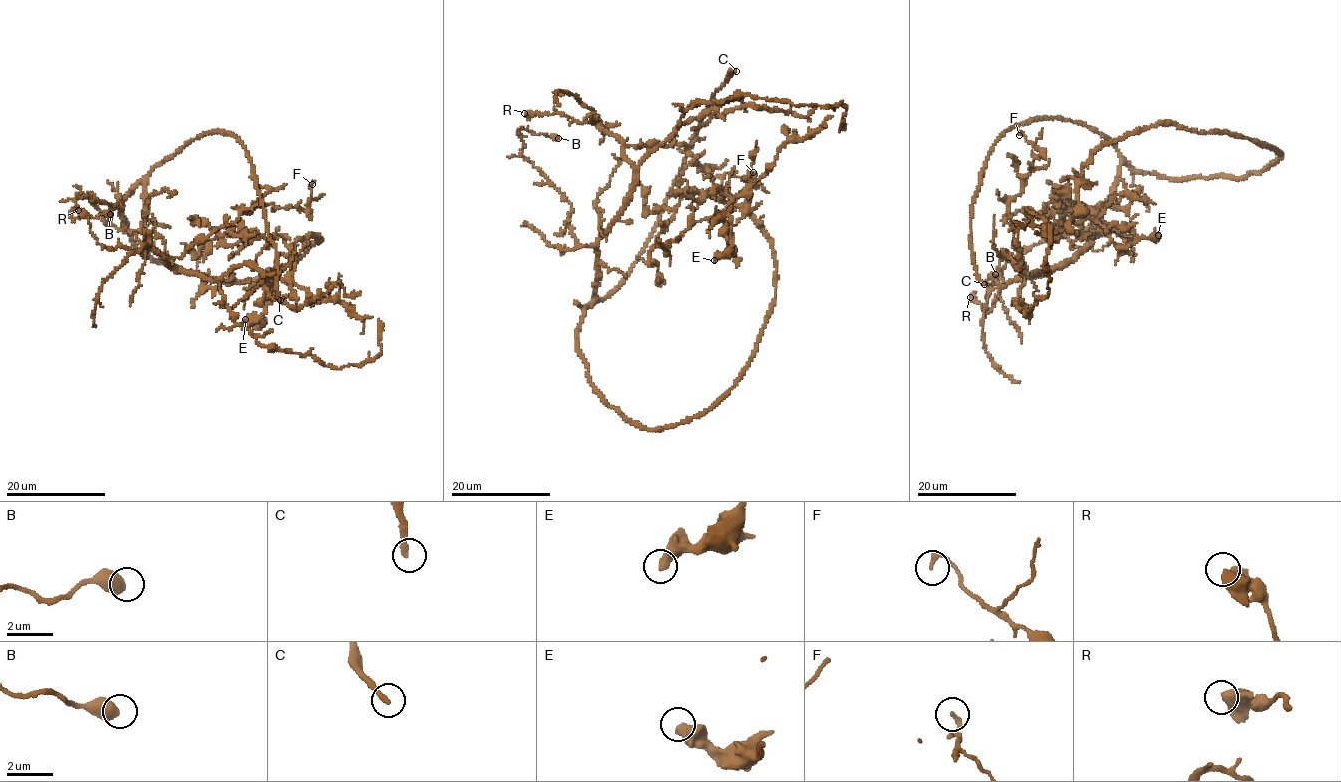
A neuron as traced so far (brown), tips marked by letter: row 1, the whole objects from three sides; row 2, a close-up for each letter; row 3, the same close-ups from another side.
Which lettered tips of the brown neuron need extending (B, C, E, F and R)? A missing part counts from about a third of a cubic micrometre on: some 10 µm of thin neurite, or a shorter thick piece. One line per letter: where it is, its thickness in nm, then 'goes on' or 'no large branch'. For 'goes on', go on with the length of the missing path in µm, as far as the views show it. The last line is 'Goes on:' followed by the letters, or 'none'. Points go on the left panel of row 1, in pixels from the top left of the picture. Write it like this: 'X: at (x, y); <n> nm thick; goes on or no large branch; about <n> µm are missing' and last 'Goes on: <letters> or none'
B: at (110, 214); 550 nm thick; no large branch
C: at (280, 300); 240 nm thick; goes on; about 30 µm are missing
E: at (245, 319); 480 nm thick; no large branch
F: at (312, 184); 190 nm thick; no large branch
R: at (78, 210); 600 nm thick; goes on; about 35 µm are missing
Goes on: C, R

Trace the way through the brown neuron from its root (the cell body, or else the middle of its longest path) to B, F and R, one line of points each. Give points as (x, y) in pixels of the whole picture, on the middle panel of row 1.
B: (592, 382), (577, 334), (594, 300), (598, 253), (576, 243), (572, 206), (523, 157), (519, 131), (558, 138)
F: (592, 382), (577, 334), (600, 238), (635, 177), (623, 147), (685, 145), (713, 176), (752, 184), (753, 172)
R: (592, 382), (577, 346), (580, 321), (594, 300), (600, 238), (635, 169), (621, 142), (596, 125), (524, 113)

